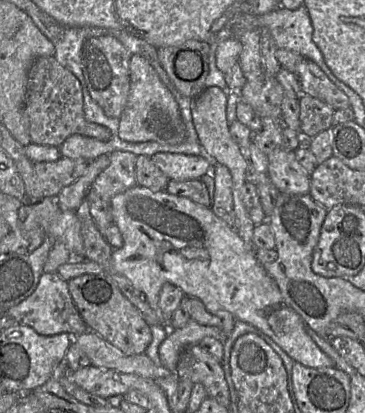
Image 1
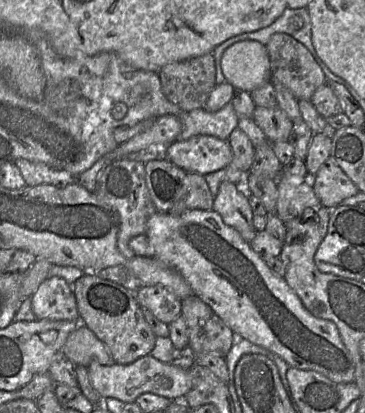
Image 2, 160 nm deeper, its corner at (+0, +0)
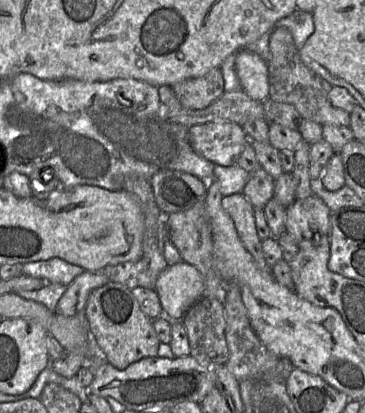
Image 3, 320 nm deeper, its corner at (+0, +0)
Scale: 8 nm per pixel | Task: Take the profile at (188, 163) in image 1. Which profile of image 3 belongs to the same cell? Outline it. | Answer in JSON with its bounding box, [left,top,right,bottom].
[189,122,249,167]

